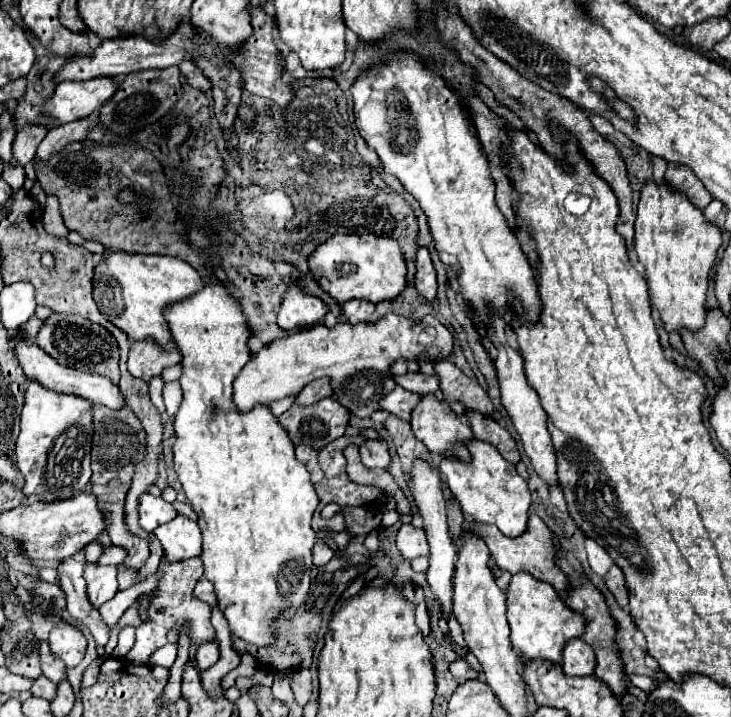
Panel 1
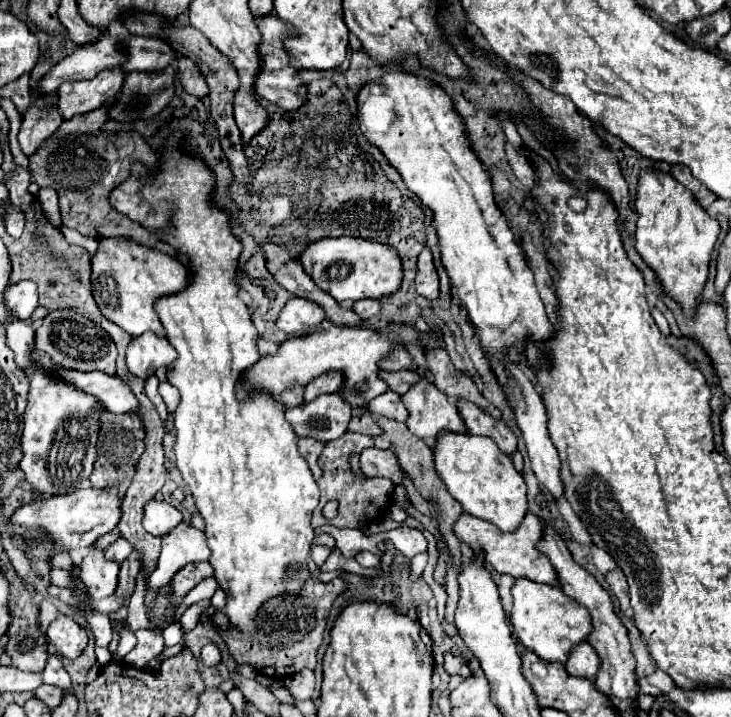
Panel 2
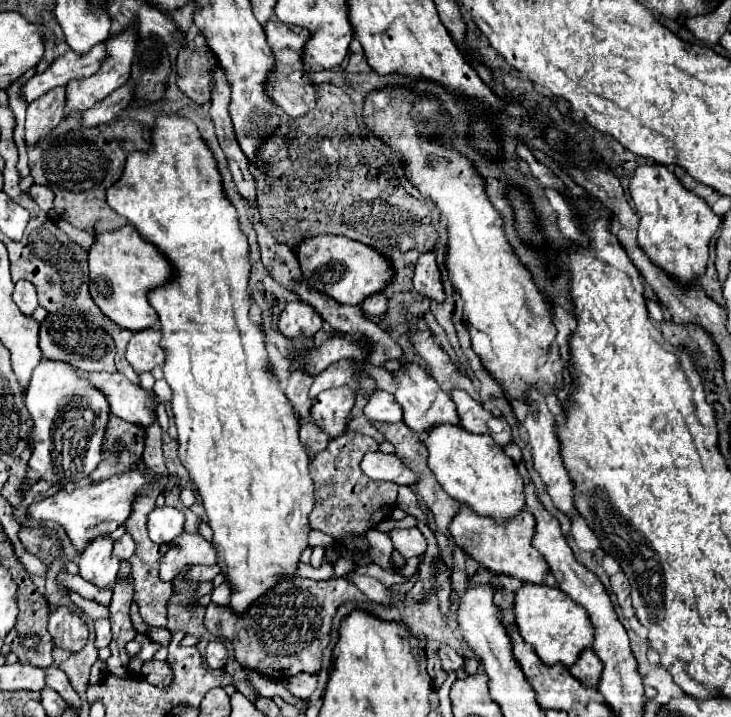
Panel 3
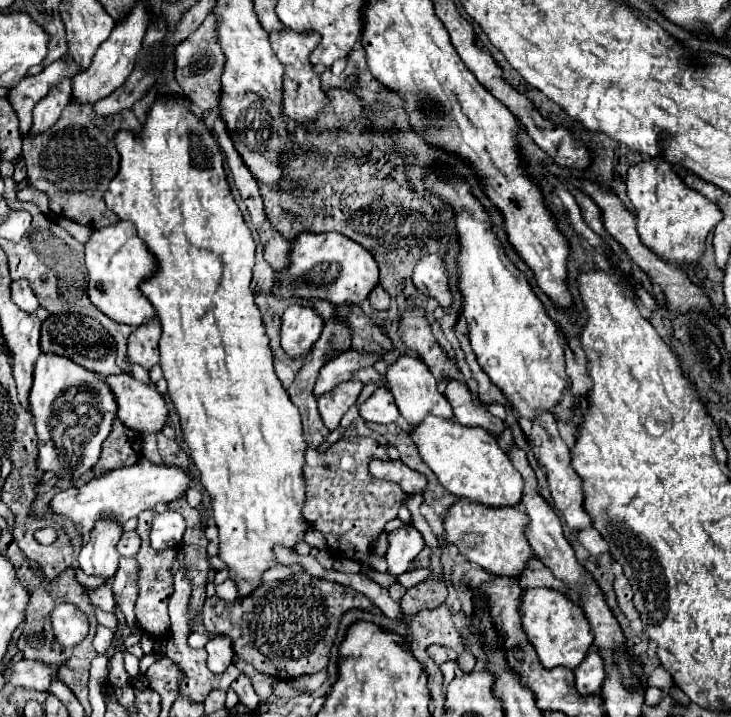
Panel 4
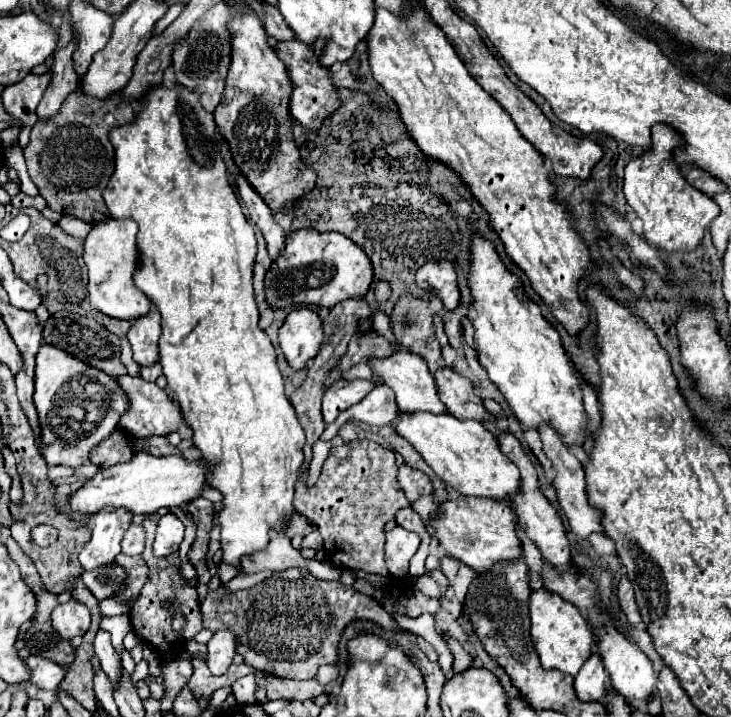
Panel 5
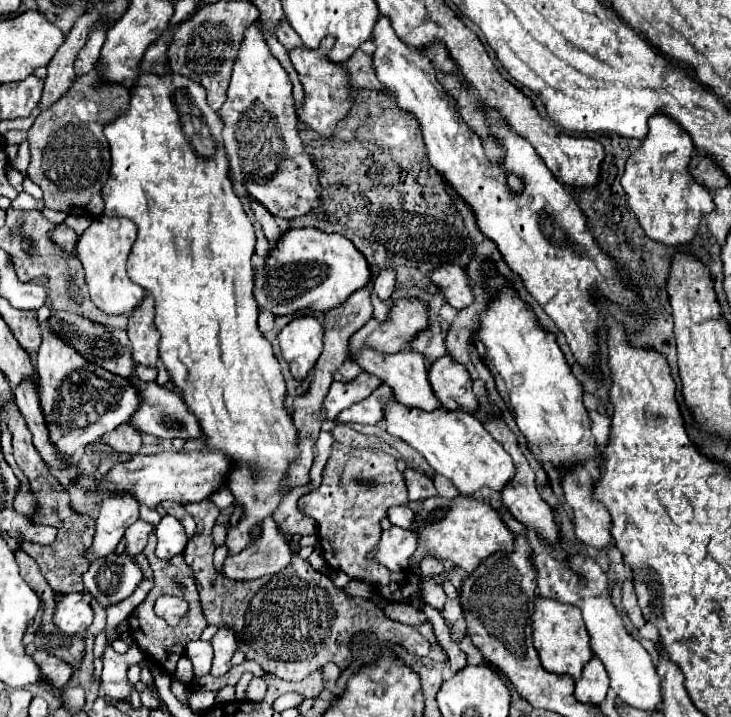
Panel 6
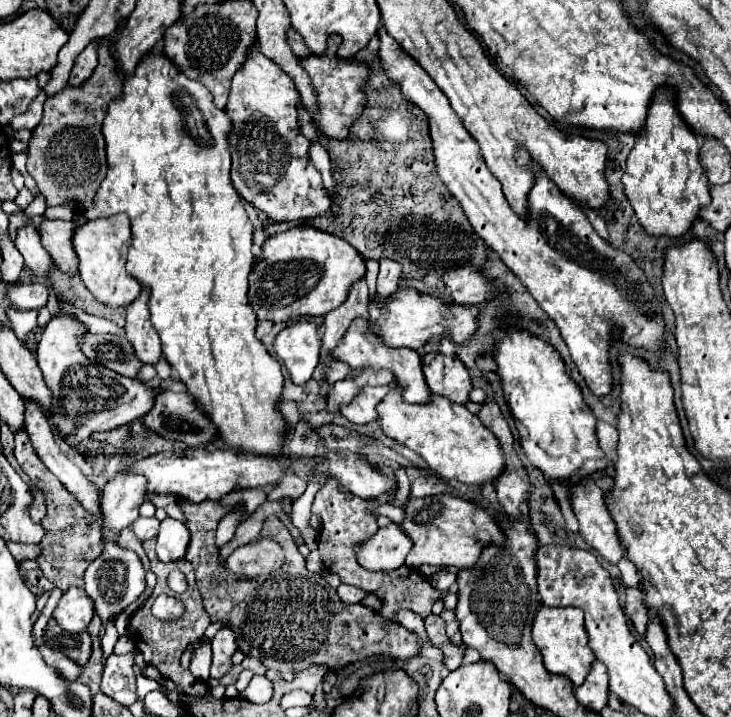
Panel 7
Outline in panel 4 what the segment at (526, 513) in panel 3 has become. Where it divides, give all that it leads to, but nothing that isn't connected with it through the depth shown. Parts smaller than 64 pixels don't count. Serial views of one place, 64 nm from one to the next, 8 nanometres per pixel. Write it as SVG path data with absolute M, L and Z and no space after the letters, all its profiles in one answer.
M460 498L448 508L442 524L446 542L454 544L468 562L482 566L486 572L520 576L528 568L528 560L534 556L534 550L524 534L528 516L520 504L506 506L506 510L490 510L490 506L478 506L478 502L466 502L466 498Z

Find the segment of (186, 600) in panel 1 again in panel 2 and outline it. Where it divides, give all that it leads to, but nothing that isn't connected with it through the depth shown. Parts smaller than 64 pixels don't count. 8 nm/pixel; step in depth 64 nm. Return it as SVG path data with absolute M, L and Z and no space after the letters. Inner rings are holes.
M198 562L198 564L188 564L182 570L178 570L178 574L172 578L172 604L174 608L180 606L180 602L184 600L184 596L204 578L212 578L214 576L214 568L208 566L208 562ZM138 630L134 634L138 638L138 646L130 654L124 656L124 662L134 668L144 668L152 658L156 658L162 652L164 640L162 640L162 636L150 632L150 630Z

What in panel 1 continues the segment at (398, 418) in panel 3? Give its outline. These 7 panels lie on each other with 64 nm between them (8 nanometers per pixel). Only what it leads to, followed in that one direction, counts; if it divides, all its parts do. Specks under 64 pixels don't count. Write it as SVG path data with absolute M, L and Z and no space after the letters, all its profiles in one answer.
M396 386L396 390L386 394L386 398L378 400L378 406L380 406L380 410L384 410L388 414L394 414L400 420L410 422L410 412L416 406L416 402L418 402L416 392L408 392L408 390L402 390L400 386Z

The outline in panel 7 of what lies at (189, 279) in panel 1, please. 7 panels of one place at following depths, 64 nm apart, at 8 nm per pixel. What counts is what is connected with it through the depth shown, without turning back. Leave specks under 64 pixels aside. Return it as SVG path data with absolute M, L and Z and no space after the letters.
M126 214L88 220L86 224L74 228L72 246L80 260L80 278L86 288L96 296L96 300L108 306L130 306L132 300L140 294L140 284L126 272L126 252L130 246L130 222Z

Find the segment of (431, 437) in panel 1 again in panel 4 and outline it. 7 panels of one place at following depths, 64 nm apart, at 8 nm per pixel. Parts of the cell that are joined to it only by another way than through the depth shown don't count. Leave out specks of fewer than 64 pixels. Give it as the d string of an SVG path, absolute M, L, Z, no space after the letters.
M408 354L398 356L398 360L388 366L386 380L388 380L390 392L396 398L396 406L400 410L400 414L406 418L406 422L410 426L420 424L426 414L434 414L434 416L440 416L440 418L452 418L450 402L446 402L446 398L438 392L436 378L430 374L428 366L420 358L414 358L414 356L408 356Z

